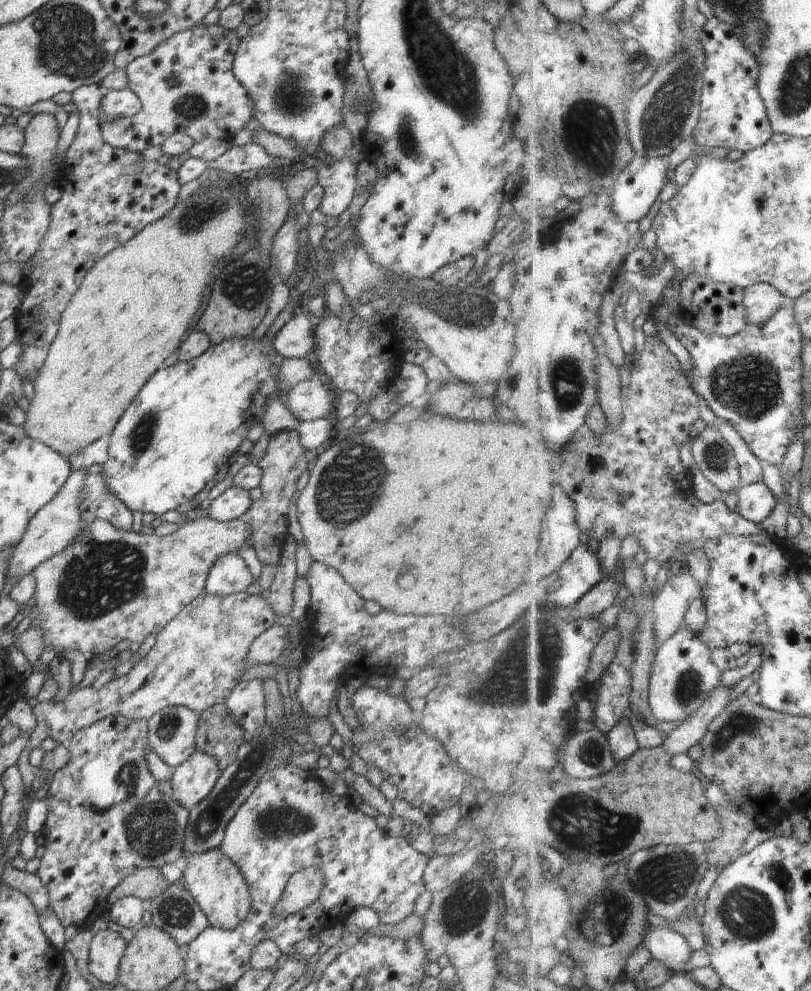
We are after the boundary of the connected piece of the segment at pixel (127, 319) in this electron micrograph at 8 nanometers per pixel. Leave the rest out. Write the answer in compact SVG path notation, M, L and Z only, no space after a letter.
M205 180L201 187L184 201L179 201L175 207L166 213L157 221L147 224L138 234L135 234L128 242L122 243L107 255L98 259L94 266L88 271L88 274L82 279L81 285L62 311L59 329L56 338L50 345L47 357L45 358L38 376L36 376L33 387L34 397L30 402L28 413L26 414L25 423L22 428L26 434L34 440L43 442L52 450L61 454L66 460L68 456L80 452L88 444L92 444L99 438L110 436L122 414L126 412L130 403L136 398L140 389L148 382L148 379L160 369L164 368L164 360L168 358L179 348L186 334L187 329L191 326L192 316L196 314L198 308L202 306L202 296L204 288L208 284L208 276L216 264L216 256L228 256L232 248L242 240L243 231L251 224L251 217L244 215L245 211L242 202L238 200L238 192L234 188L216 188Z

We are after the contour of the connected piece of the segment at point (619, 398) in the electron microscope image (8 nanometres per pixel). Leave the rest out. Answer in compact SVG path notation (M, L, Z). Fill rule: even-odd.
M602 355L598 372L601 374L600 403L612 425L624 422L625 402L622 395L622 380L620 380L620 367L614 364L608 355Z

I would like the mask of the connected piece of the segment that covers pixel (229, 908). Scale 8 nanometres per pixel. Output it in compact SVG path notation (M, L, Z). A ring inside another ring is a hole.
M218 849L186 857L181 863L185 887L209 920L210 927L233 931L250 912L251 896L239 868Z

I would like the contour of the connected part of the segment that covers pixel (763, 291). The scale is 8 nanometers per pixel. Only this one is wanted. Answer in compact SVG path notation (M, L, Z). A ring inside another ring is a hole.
M758 283L746 289L745 303L749 322L764 324L789 302L785 294L773 284Z

